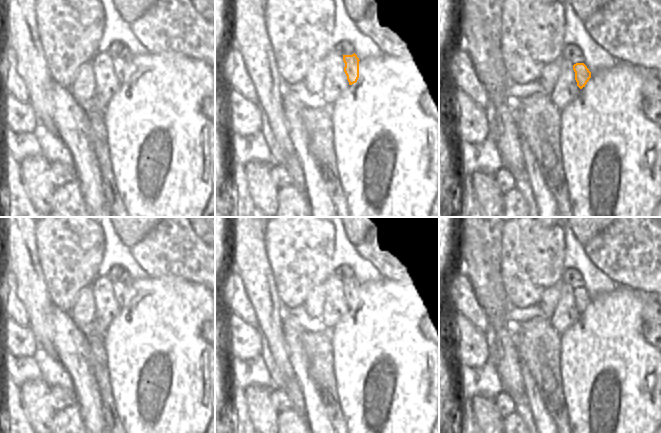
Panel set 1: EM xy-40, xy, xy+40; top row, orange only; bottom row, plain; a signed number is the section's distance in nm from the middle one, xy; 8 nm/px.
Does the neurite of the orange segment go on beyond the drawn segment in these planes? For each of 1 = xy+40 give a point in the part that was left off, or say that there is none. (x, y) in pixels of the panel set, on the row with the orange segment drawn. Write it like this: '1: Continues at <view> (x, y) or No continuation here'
1: No continuation here.

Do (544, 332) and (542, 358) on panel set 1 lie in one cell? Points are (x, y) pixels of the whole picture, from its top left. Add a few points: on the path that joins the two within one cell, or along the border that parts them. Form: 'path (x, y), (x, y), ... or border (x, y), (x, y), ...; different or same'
path (542, 338), (542, 352); same

